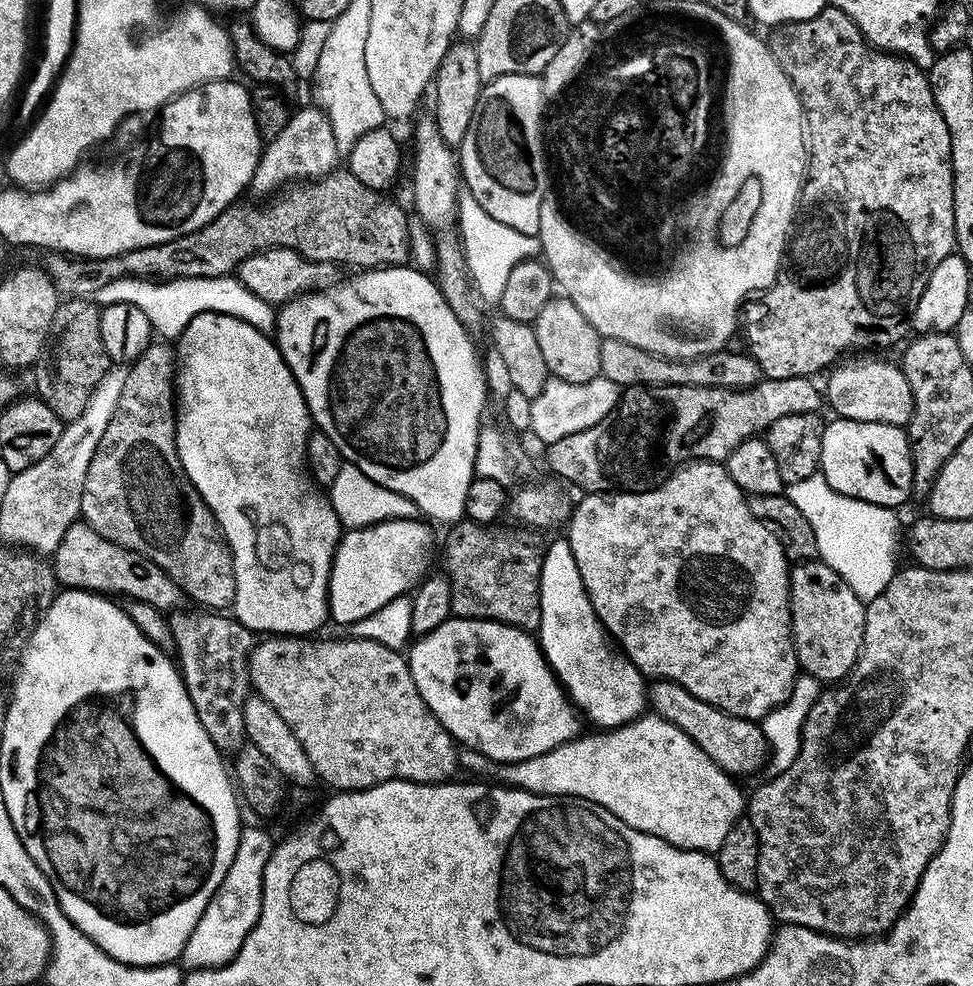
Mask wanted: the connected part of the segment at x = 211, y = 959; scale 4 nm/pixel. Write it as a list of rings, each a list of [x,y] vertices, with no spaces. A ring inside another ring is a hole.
[[[241,827],[234,862],[230,862],[226,878],[222,878],[184,947],[182,964],[185,969],[218,968],[221,964],[227,964],[238,954],[242,942],[246,942],[250,930],[258,922],[262,910],[264,871],[274,847],[274,839],[265,828]]]

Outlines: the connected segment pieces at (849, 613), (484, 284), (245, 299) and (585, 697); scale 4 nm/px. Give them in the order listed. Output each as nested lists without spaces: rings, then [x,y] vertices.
[[[813,558],[791,565],[788,573],[788,598],[792,611],[792,641],[796,647],[796,663],[807,675],[821,682],[839,682],[852,671],[860,657],[866,626],[866,604],[846,586],[844,579],[830,565]]]
[[[467,194],[461,195],[458,200],[458,239],[464,249],[471,287],[485,305],[495,305],[500,301],[506,278],[516,263],[539,257],[542,252],[537,237],[518,234],[518,230],[510,230],[510,226],[494,222],[494,218],[478,206],[476,199]]]
[[[231,275],[215,276],[214,278],[190,278],[189,280],[161,280],[159,282],[128,276],[118,278],[114,282],[106,282],[106,286],[102,286],[102,290],[94,293],[94,300],[101,306],[129,304],[138,310],[142,310],[142,314],[146,314],[146,318],[152,323],[153,333],[168,342],[175,341],[187,324],[196,315],[202,315],[204,312],[220,312],[236,316],[238,319],[245,320],[250,326],[261,330],[271,329],[274,324],[273,305],[267,304],[266,301],[254,294],[250,294],[248,290],[241,286],[239,279],[233,278]]]
[[[560,536],[553,543],[552,541],[545,547],[545,554],[542,564],[542,578],[539,579],[539,610],[540,610],[540,627],[538,629],[538,643],[540,649],[544,652],[544,660],[552,668],[552,673],[556,675],[557,680],[560,681],[560,685],[564,688],[564,691],[573,705],[582,713],[583,719],[588,720],[600,730],[607,730],[610,728],[621,728],[624,724],[629,724],[631,720],[637,720],[639,716],[645,715],[646,705],[648,704],[648,690],[646,687],[646,678],[643,674],[637,670],[634,666],[634,662],[629,660],[619,647],[614,646],[614,641],[609,636],[608,631],[604,629],[604,623],[598,618],[598,614],[594,614],[593,604],[589,600],[588,591],[585,588],[585,583],[582,582],[582,576],[578,571],[578,564],[574,561],[573,551],[570,549],[570,544],[567,537]]]

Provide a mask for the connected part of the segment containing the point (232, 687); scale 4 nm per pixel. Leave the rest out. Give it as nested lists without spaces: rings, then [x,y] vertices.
[[[176,610],[168,616],[174,634],[174,653],[186,694],[198,714],[198,722],[221,753],[232,754],[245,743],[244,703],[250,695],[248,655],[254,647],[254,632],[228,614],[216,610]]]

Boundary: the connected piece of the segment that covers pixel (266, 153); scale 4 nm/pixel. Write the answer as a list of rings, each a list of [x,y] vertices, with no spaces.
[[[316,106],[293,111],[280,134],[267,141],[249,184],[249,193],[259,198],[271,195],[289,184],[317,180],[335,169],[339,157],[334,134],[326,116]]]

